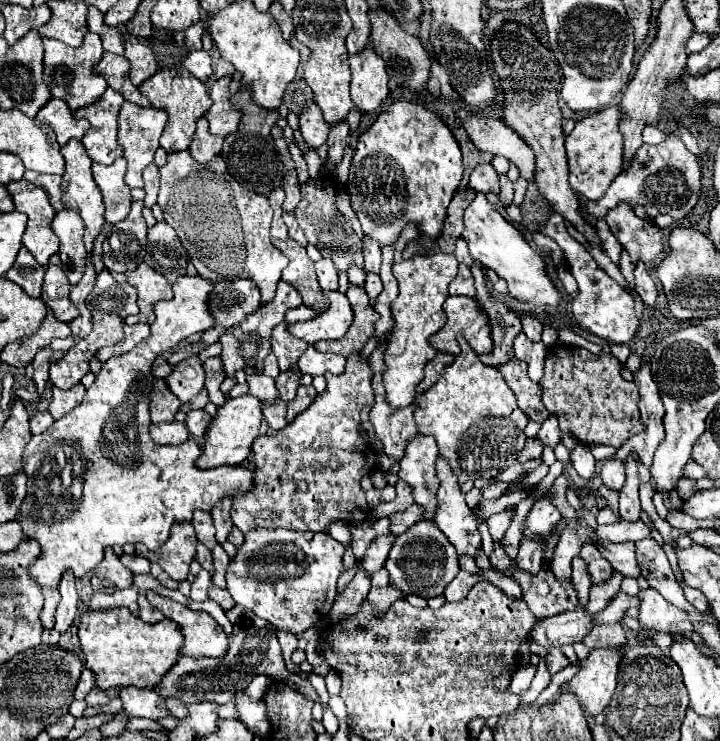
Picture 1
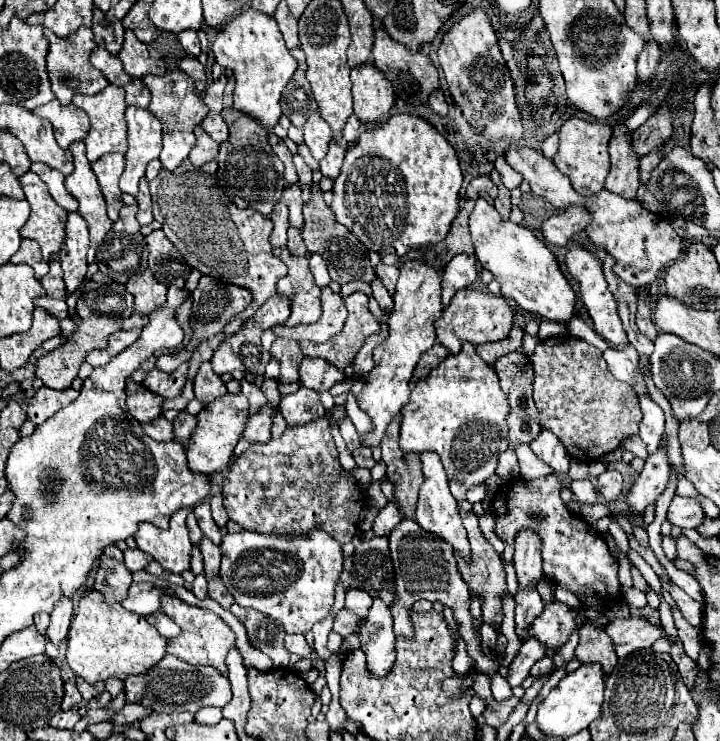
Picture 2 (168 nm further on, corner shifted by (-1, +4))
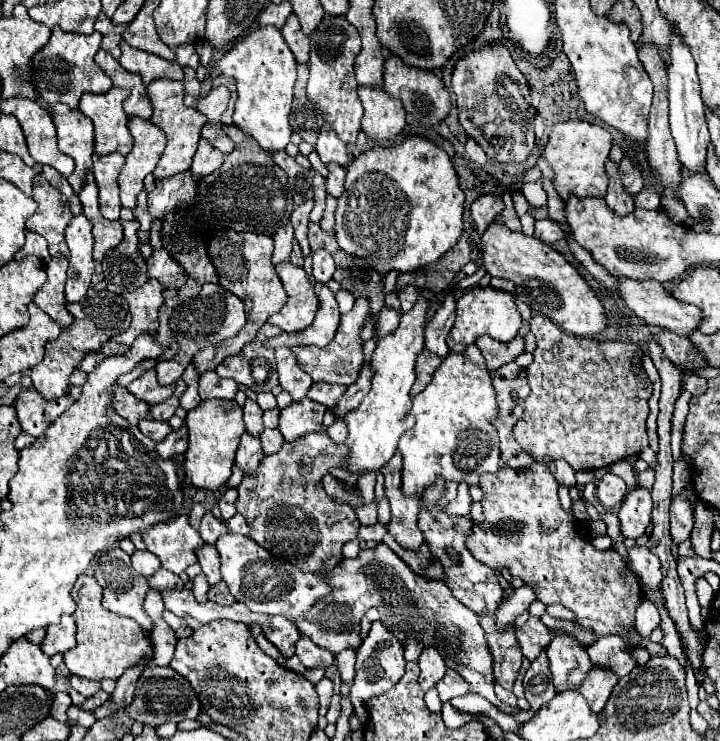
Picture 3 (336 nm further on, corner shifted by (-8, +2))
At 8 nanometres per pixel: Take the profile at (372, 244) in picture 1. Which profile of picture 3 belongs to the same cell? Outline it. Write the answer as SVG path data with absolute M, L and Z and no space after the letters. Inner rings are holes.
M413 285L399 287L399 299L401 299L403 313L407 313L413 307L413 303L417 301L417 287L413 287Z

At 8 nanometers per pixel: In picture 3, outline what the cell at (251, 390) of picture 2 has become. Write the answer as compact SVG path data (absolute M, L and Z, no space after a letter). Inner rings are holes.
M247 399L245 407L243 407L243 413L245 413L245 427L247 427L247 431L249 431L251 435L259 435L259 433L263 431L263 421L261 421L263 411L261 411L261 407L257 405L257 401Z

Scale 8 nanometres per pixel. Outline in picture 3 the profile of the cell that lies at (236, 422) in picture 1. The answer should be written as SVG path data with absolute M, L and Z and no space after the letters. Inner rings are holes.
M209 399L197 405L195 409L191 409L187 413L185 423L189 429L189 449L185 453L183 471L195 487L215 491L221 485L225 485L227 479L231 477L231 467L235 463L239 437L245 433L243 409L235 401Z

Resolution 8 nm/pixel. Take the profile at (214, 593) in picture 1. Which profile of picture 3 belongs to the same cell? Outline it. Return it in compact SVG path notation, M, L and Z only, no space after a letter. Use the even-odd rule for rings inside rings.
M223 581L209 589L209 599L219 603L219 605L233 605L235 603L235 597L229 593L229 589L227 589L227 585Z

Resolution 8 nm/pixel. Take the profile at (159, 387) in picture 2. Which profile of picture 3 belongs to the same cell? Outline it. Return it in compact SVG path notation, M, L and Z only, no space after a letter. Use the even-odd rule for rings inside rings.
M147 371L143 377L135 379L129 387L127 387L131 393L135 393L135 397L155 405L155 403L161 403L165 399L169 399L175 391L175 383L173 385L159 385L157 381L157 373L155 371Z

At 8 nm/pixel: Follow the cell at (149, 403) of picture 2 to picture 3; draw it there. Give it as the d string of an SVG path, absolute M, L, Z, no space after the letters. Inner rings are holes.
M115 385L113 389L115 397L113 397L113 407L115 411L125 417L131 425L137 425L141 419L153 419L151 415L151 405L147 405L145 401L135 399L133 393L127 393L127 387L123 385Z

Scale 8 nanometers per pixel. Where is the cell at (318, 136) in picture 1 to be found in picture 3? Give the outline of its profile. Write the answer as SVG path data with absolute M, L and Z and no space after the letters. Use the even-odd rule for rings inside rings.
M323 125L323 129L319 131L319 137L317 137L317 145L315 145L315 151L319 153L321 161L327 165L327 163L339 163L339 165L347 165L347 149L345 149L345 143L333 133L331 125Z

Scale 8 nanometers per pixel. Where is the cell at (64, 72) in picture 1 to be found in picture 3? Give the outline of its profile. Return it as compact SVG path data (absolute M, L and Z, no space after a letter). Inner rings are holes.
M59 27L53 29L49 43L33 57L33 83L41 95L41 107L49 107L53 103L65 103L71 109L77 109L79 97L83 93L107 93L113 85L111 79L95 65L93 57L101 47L101 33L93 31L91 35L65 33Z

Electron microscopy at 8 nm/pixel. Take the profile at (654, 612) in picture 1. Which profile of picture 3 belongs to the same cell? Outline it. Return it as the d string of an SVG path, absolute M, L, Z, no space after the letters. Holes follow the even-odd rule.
M615 635L597 639L593 645L587 647L587 653L595 665L611 667L619 677L625 677L635 667L633 649L627 649L627 641Z

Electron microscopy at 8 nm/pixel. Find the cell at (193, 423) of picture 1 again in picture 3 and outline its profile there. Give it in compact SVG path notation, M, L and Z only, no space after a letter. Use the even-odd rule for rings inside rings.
M183 425L181 429L177 431L171 431L161 443L157 443L157 451L161 457L165 459L171 459L171 457L179 457L187 451L187 445L189 445L189 433L187 433L187 427Z

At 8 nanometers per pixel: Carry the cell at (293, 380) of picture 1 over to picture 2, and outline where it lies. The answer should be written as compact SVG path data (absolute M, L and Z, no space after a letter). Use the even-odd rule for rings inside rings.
M266 405L264 409L260 409L256 415L250 415L246 421L246 429L242 433L242 439L246 439L248 443L264 443L270 439L270 425L272 419L278 411L272 405Z

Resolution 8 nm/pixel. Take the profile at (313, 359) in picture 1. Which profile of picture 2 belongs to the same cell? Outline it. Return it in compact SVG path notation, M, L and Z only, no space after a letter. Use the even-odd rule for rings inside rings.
M304 359L300 365L300 385L316 393L330 391L342 379L344 371L336 371L336 367L324 363L322 359Z

